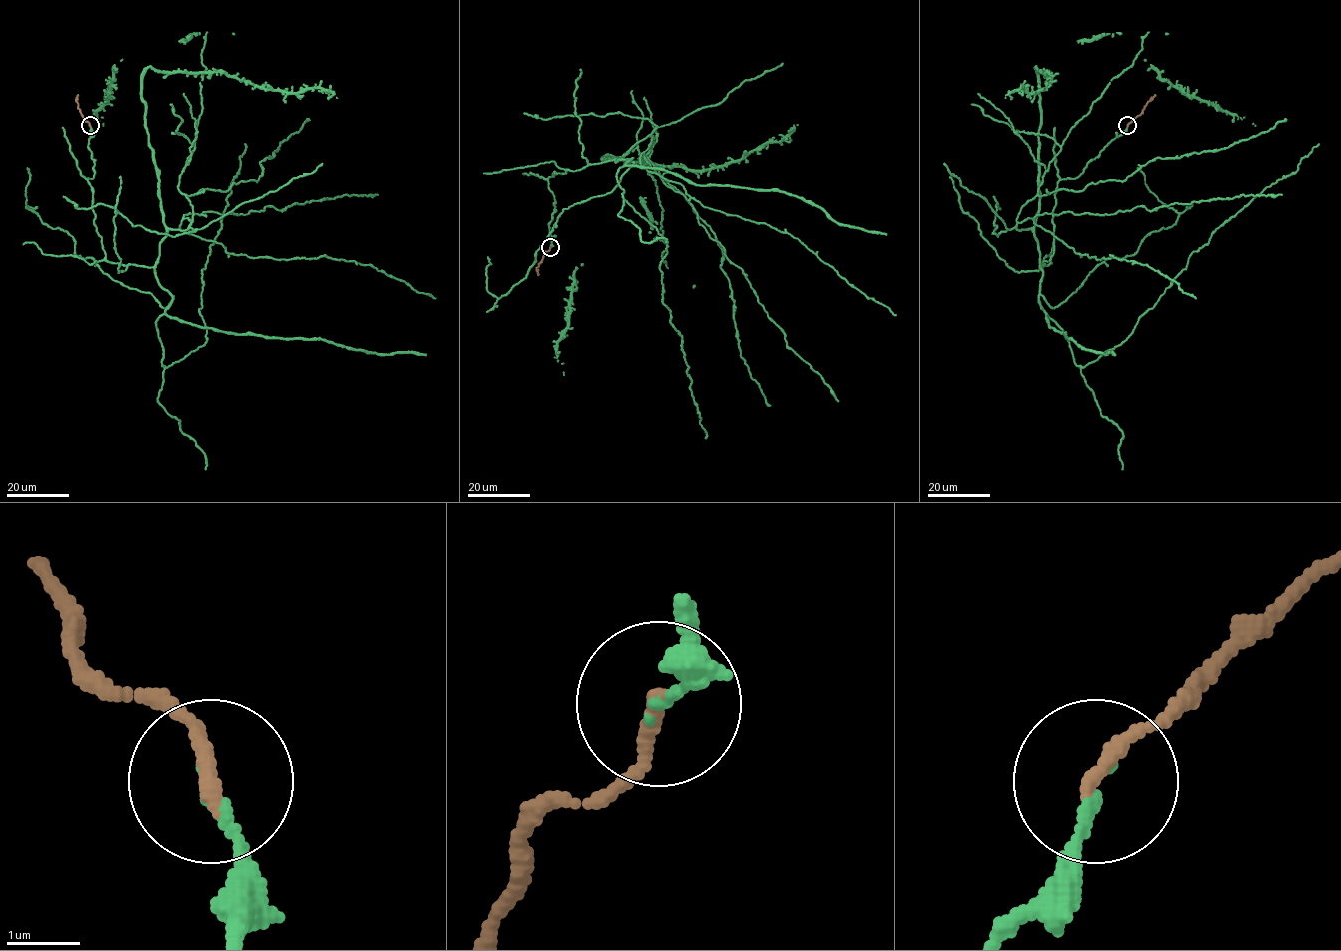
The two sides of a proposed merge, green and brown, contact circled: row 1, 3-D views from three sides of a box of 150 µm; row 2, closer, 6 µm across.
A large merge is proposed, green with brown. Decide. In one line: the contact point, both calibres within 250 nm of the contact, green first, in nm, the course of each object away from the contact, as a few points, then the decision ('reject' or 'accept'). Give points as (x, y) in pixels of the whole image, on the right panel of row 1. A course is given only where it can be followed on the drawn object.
at (1127, 125); 160 nm thick on the green side, 240 nm on the other; green runs (1127, 125), (1057, 183), (1053, 253), (1041, 267), (1040, 307), (1082, 367), (1123, 341), (1189, 256), (1318, 143); brown runs (1127, 125), (1156, 95); accept

